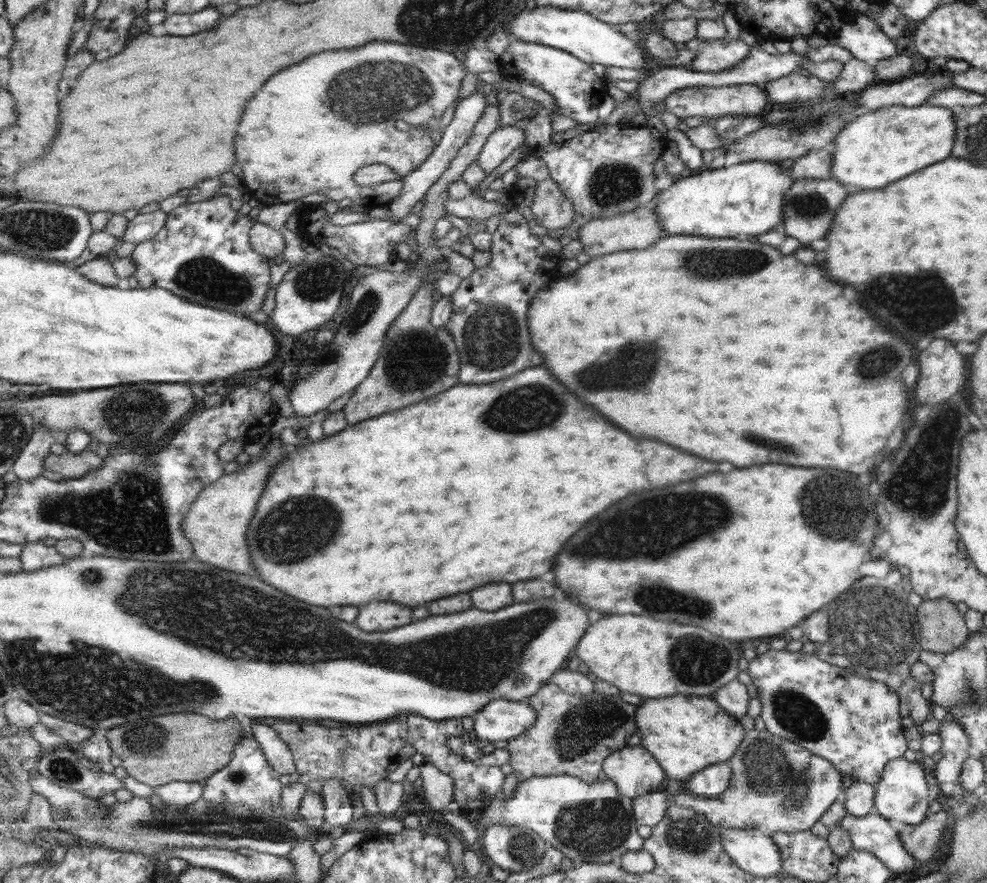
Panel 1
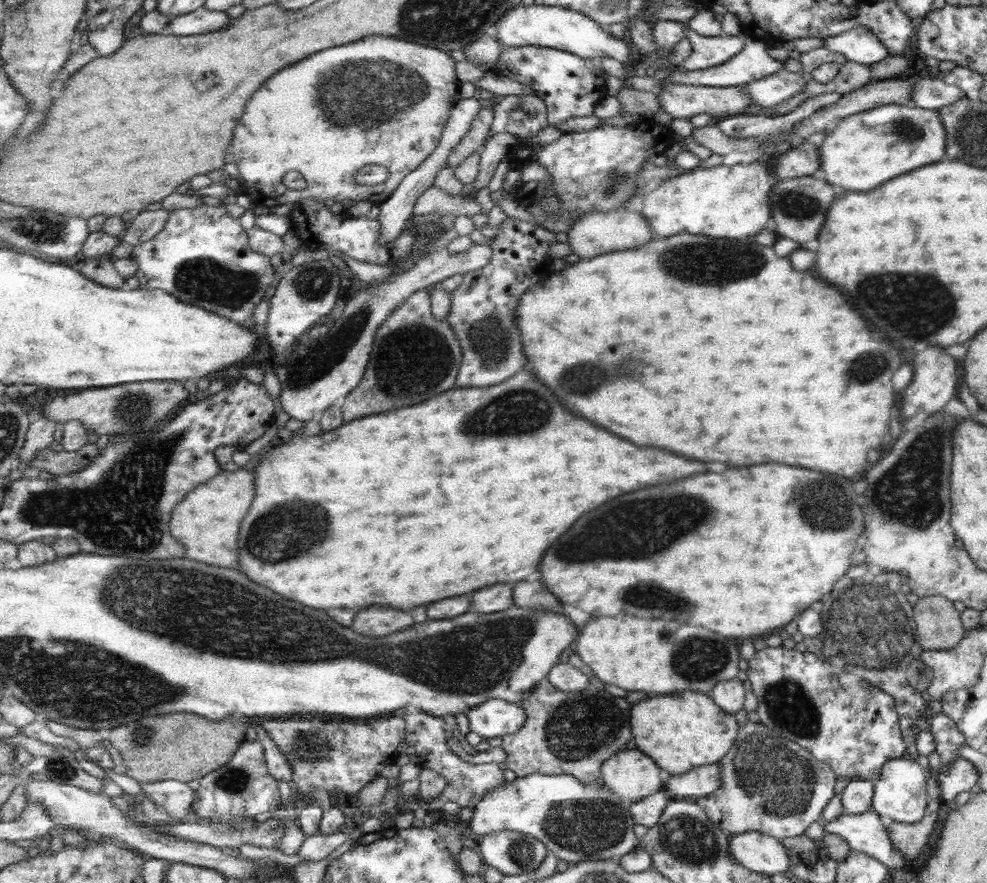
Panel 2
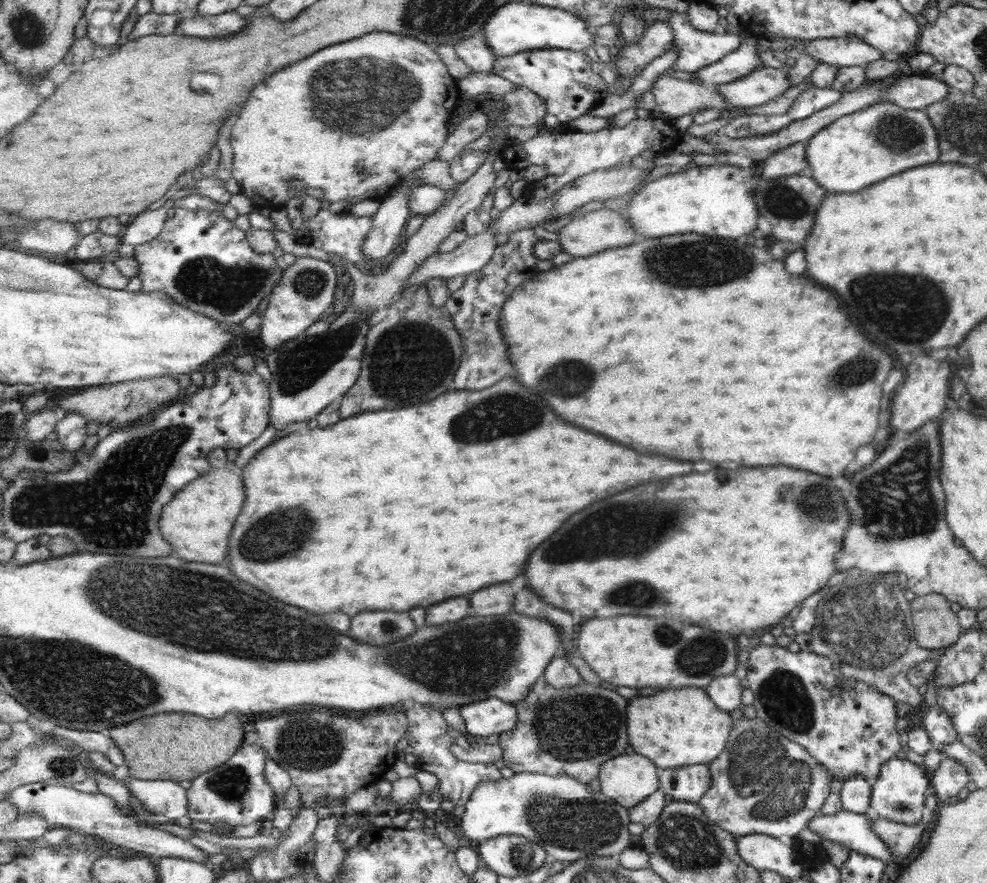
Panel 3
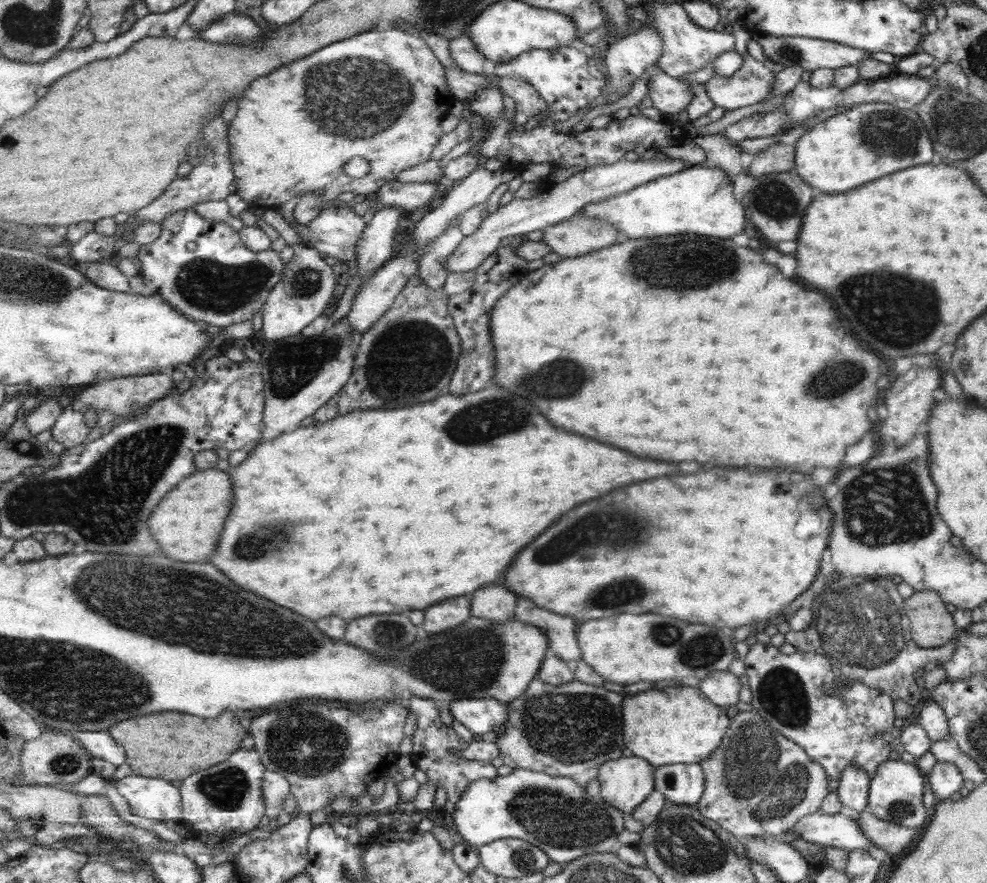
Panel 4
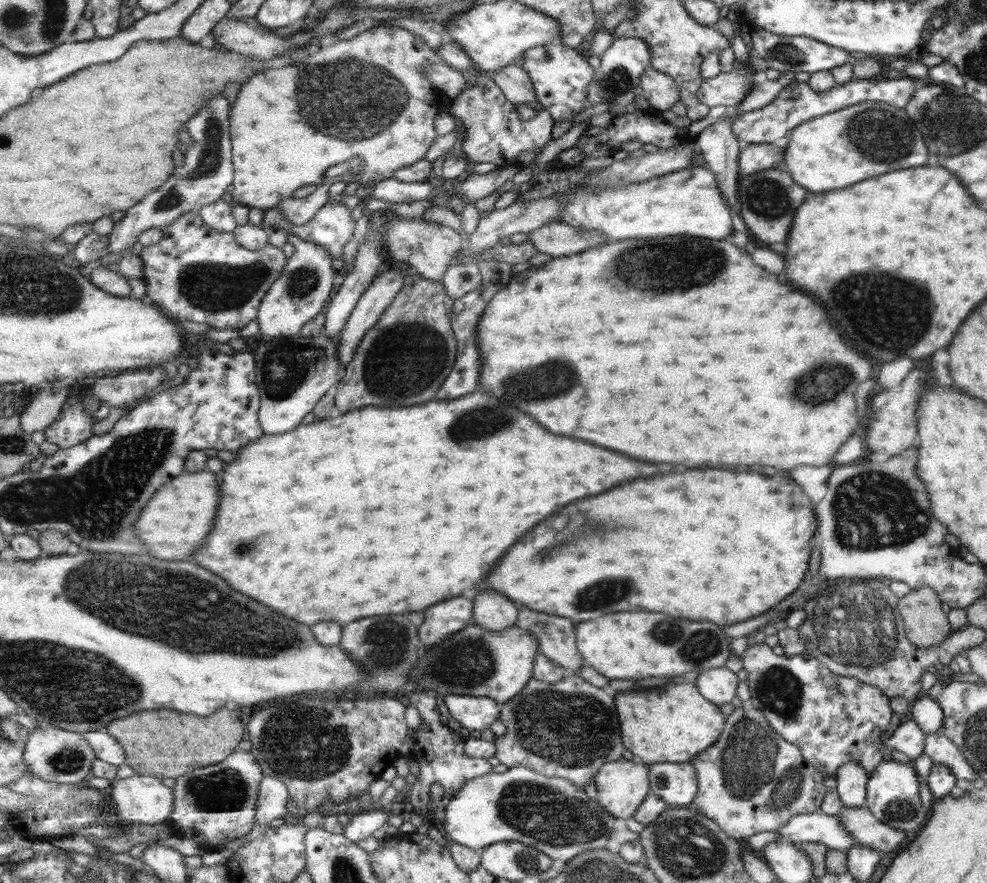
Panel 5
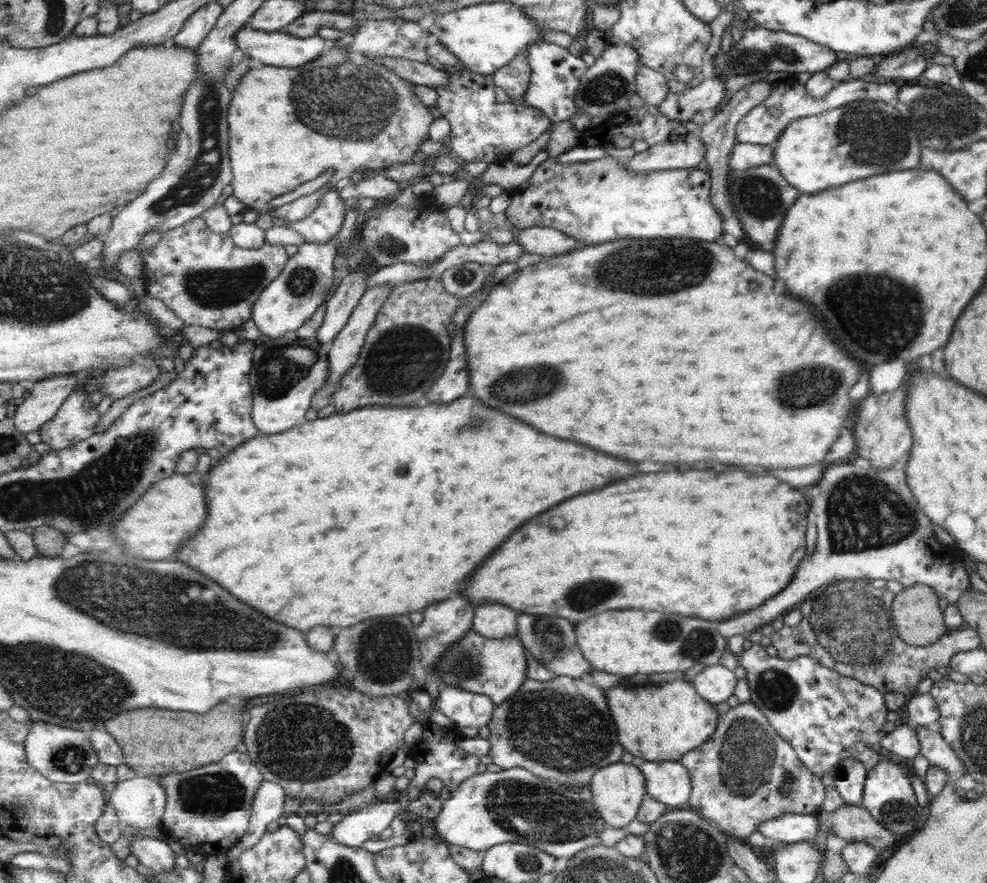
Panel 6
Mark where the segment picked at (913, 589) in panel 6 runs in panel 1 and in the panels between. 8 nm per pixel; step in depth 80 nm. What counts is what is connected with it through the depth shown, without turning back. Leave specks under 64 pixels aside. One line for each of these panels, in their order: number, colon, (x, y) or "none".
1: (941, 629)
2: (937, 624)
3: (935, 626)
4: (930, 625)
5: (924, 623)

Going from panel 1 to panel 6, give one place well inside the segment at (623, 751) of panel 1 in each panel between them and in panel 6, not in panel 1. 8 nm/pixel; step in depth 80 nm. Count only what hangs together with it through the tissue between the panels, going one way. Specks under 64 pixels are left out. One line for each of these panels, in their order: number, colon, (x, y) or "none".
2: (632, 774)
3: (629, 779)
4: (625, 783)
5: (622, 786)
6: (618, 791)

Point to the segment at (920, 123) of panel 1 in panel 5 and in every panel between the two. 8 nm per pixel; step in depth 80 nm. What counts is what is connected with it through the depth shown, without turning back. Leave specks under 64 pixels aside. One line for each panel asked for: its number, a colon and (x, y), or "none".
2: (866, 149)
3: (856, 150)
4: (866, 141)
5: (839, 148)

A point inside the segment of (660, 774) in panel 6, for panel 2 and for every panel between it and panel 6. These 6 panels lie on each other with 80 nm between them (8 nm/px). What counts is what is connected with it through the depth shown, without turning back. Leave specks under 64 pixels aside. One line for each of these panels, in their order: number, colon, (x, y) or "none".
2: (705, 780)
3: (689, 785)
4: (684, 784)
5: (676, 783)

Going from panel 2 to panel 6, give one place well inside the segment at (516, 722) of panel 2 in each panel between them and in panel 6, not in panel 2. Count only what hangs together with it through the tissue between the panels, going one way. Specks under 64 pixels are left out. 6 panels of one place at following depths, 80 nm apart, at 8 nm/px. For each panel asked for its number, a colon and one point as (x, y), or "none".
3: (493, 716)
4: (479, 716)
5: (473, 713)
6: (467, 709)

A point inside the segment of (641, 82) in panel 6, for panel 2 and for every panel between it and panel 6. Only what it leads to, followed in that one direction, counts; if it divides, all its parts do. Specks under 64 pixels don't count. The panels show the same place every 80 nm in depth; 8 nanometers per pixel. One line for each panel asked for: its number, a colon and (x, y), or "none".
2: (679, 100)
3: (675, 97)
4: (670, 95)
5: (661, 91)

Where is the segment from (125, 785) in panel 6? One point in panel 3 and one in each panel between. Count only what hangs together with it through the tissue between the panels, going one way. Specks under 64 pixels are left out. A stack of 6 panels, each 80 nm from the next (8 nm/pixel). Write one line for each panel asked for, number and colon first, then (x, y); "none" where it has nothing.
3: (165, 799)
4: (155, 798)
5: (142, 799)

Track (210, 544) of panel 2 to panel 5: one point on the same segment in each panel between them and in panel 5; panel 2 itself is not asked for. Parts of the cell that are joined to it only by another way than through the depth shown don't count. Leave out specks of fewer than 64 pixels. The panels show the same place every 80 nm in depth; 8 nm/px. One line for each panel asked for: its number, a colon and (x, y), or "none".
3: (198, 522)
4: (189, 523)
5: (176, 522)

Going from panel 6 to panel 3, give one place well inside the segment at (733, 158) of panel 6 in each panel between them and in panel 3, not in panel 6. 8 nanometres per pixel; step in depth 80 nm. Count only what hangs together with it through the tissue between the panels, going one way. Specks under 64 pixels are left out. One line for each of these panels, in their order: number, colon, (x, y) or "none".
3: (786, 161)
4: (778, 157)
5: (754, 157)

